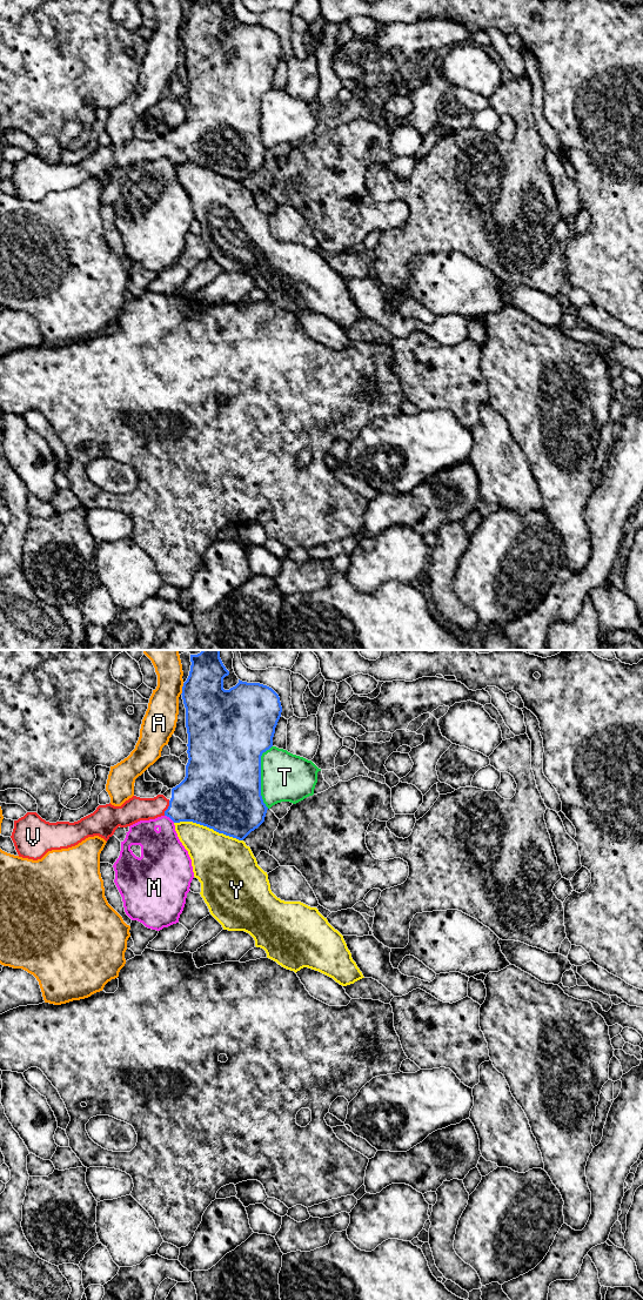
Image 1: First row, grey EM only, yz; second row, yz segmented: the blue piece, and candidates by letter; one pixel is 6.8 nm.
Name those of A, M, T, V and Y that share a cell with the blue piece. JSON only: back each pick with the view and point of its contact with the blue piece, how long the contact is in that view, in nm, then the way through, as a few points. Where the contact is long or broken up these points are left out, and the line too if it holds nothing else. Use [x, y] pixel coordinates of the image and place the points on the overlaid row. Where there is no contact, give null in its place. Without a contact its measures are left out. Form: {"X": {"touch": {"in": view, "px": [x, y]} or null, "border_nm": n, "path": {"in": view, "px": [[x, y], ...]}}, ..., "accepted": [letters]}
{"V": {"touch": {"in": "yz", "px": [168, 808]}, "border_nm": 110, "path": {"in": "yz", "px": [[202, 797], [181, 808], [168, 808], [135, 809]]}}, "accepted": ["V"]}

